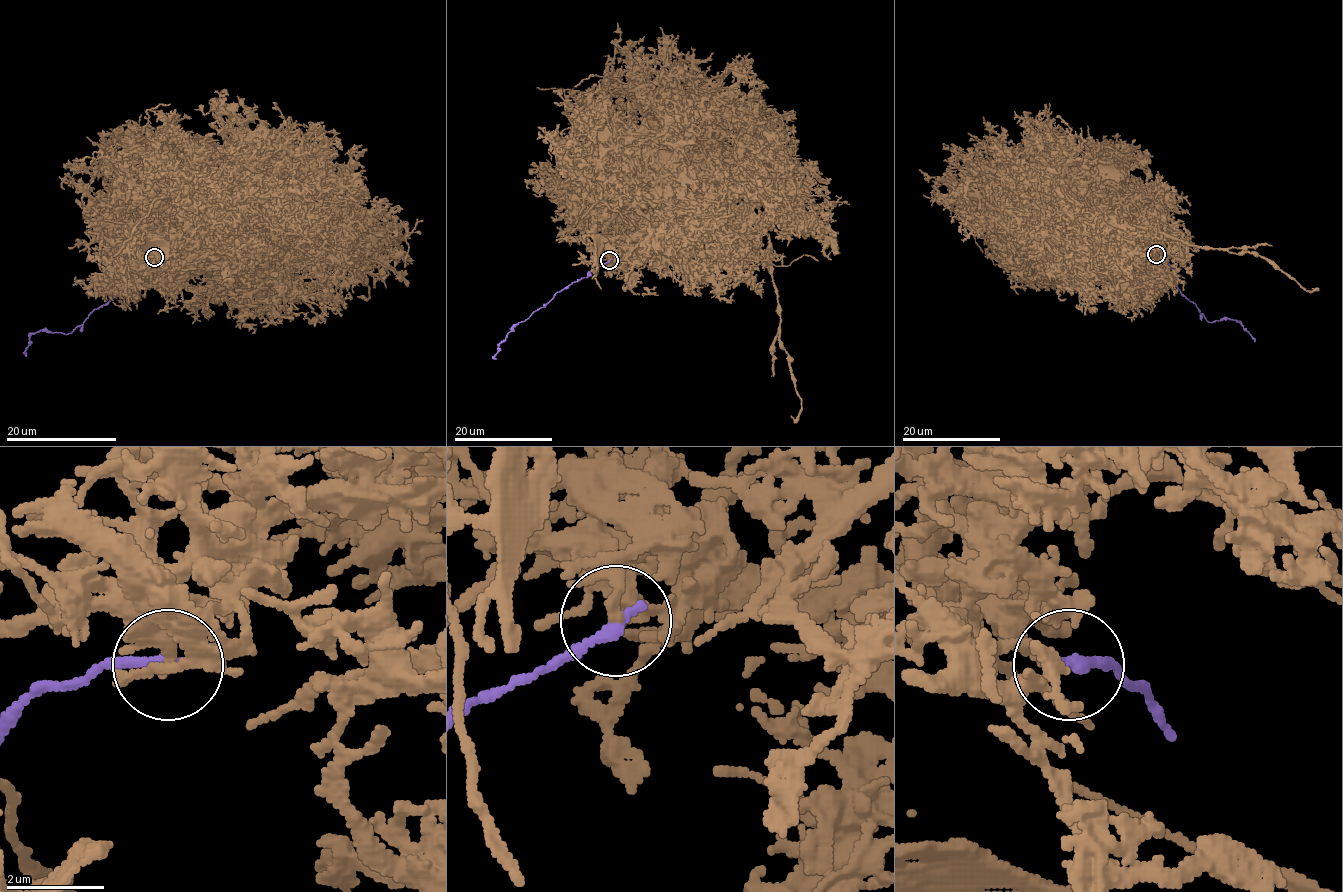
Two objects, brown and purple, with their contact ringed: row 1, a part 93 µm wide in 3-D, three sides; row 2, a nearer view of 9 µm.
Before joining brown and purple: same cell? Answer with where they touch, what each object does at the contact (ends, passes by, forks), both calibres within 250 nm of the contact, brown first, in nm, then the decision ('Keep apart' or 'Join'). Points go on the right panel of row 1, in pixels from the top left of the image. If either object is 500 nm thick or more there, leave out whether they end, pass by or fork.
Place: (1156, 254). At the ring brown ends. At the ring purple ends. Thickness 200 nm (brown) against 280 nm. Keep apart

